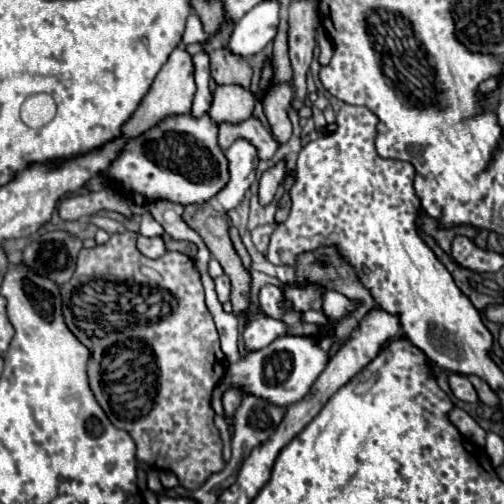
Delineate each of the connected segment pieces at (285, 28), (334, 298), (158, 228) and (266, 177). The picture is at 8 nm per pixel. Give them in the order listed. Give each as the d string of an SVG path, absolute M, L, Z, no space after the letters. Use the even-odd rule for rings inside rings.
M283 16L281 24L279 24L279 32L273 40L273 58L271 58L273 84L291 82L291 78L293 78L293 70L291 70L291 62L289 62L289 54L287 54L287 36L289 36L289 24Z
M327 290L323 296L323 310L329 316L329 320L339 320L341 316L345 316L347 312L351 312L353 308L357 308L357 304L353 300L349 300L347 296L335 292L335 290Z
M145 212L143 216L141 216L141 230L139 230L139 234L141 236L147 236L147 238L153 238L153 236L163 236L163 226L149 214L149 212Z
M277 164L275 168L267 170L261 176L261 180L259 180L259 200L261 200L263 206L267 206L273 200L273 194L277 192L283 178L285 178L285 166L283 164Z

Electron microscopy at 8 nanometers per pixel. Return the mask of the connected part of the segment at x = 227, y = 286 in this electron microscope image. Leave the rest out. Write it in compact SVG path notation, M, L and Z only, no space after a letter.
M225 274L215 278L215 288L217 288L219 302L227 302L229 300L229 292L231 292L231 282L229 282L229 278Z

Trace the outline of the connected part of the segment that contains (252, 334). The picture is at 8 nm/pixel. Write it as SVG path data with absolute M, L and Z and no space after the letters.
M251 306L251 312L245 316L245 346L249 350L259 350L265 348L267 344L271 344L275 338L285 334L285 324L275 320L275 318L267 318L265 314L255 314L255 306Z

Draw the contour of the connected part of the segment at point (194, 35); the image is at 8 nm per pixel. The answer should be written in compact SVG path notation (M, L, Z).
M191 14L191 16L187 18L187 28L185 28L185 34L183 34L183 42L185 42L185 44L203 42L203 40L207 40L209 36L211 36L211 34L207 34L207 32L203 30L203 24L201 24L199 16L197 16L197 14Z

